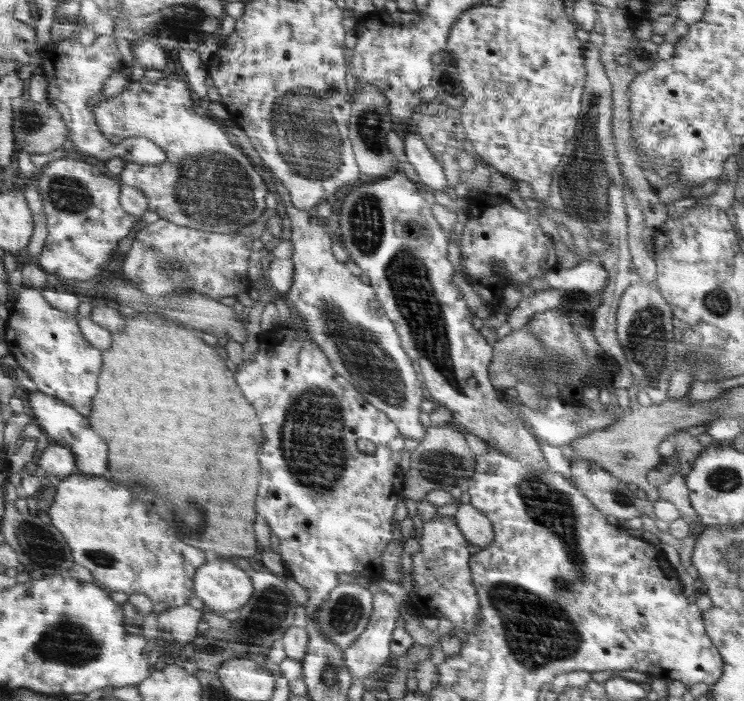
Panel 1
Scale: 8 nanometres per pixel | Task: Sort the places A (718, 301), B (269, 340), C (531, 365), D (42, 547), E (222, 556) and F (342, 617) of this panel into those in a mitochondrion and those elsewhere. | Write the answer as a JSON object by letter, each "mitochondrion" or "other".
{"A":"mitochondrion","B":"other","C":"mitochondrion","D":"mitochondrion","E":"other","F":"mitochondrion"}

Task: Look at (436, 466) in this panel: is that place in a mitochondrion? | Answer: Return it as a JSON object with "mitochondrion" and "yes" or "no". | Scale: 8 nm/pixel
{"mitochondrion":"yes"}

